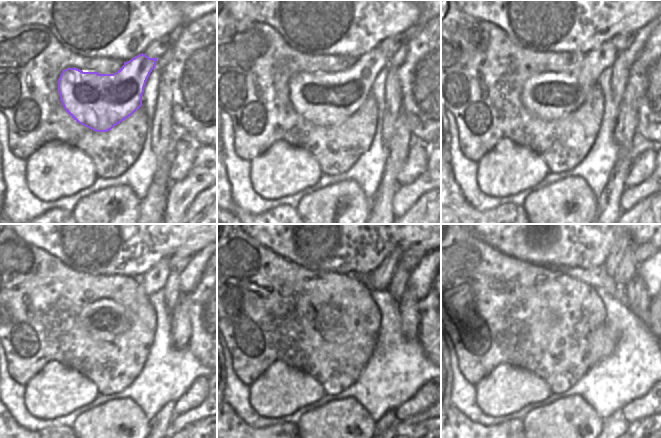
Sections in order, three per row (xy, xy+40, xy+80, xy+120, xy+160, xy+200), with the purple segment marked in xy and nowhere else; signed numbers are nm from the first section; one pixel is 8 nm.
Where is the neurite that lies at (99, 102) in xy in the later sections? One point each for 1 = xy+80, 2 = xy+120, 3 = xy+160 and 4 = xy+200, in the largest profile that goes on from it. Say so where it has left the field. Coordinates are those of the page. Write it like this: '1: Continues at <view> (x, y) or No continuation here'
1: Continues at xy+80 (551, 95)
2: Continues at xy+120 (104, 319)
3: Continues at xy+160 (389, 275)
4: Continues at xy+200 (621, 265).

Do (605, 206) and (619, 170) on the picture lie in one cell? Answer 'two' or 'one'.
one

